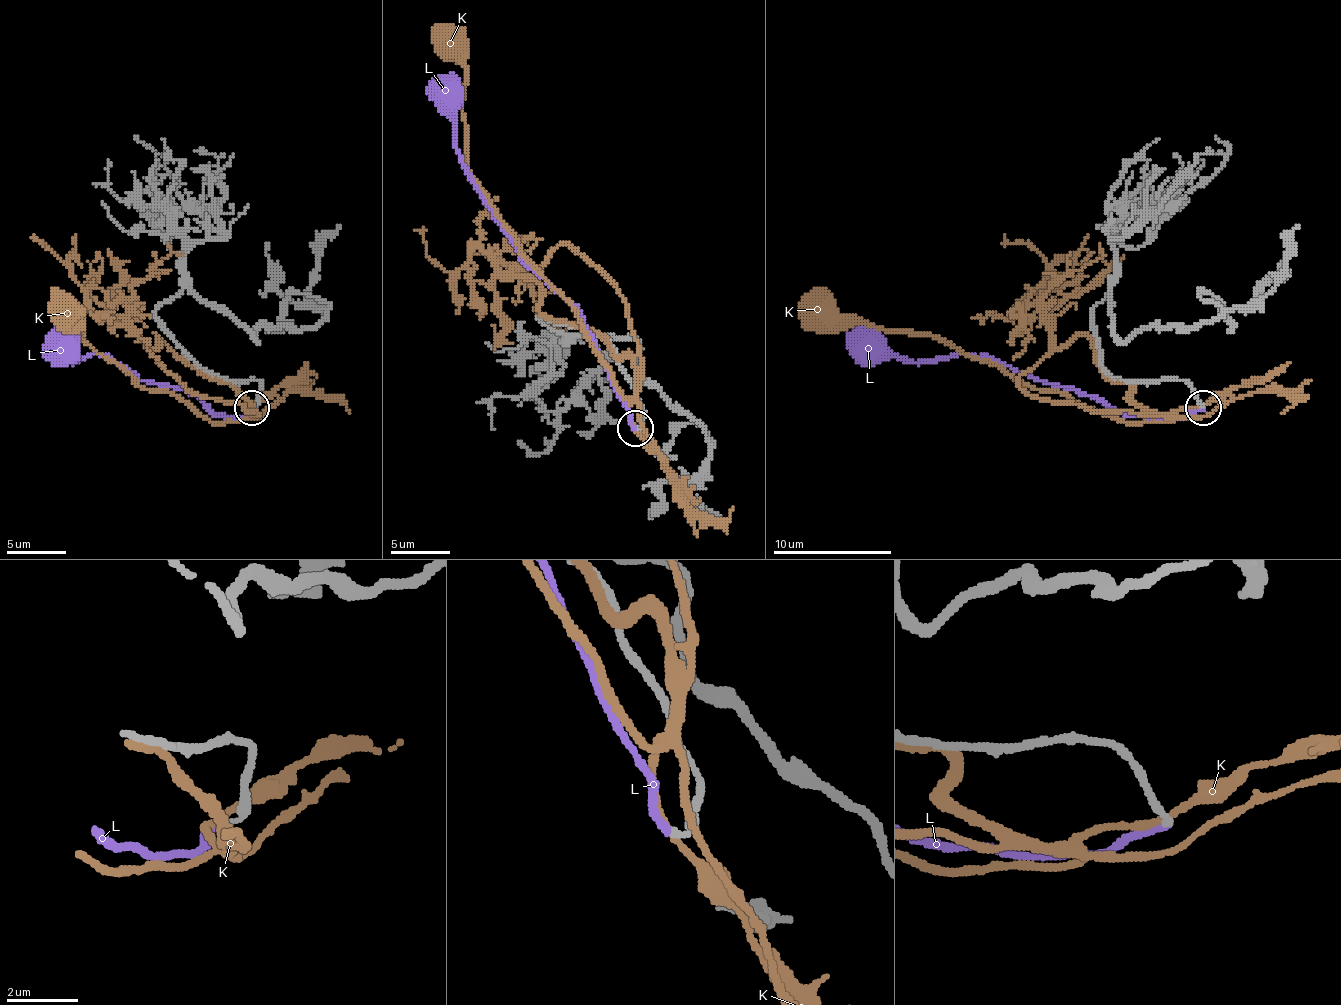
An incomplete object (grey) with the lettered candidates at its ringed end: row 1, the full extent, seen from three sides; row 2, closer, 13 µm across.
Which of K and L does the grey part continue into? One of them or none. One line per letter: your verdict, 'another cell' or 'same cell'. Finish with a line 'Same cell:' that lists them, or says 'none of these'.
K: another cell
L: same cell
Same cell: L

